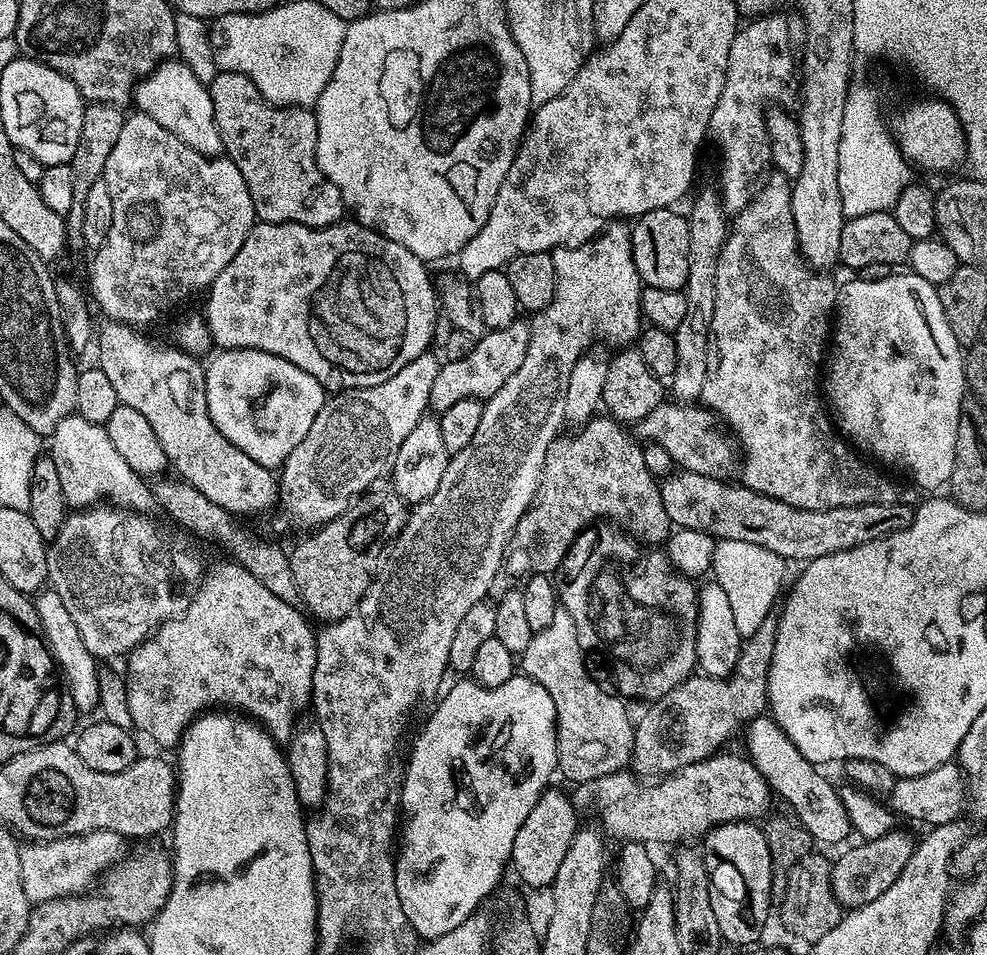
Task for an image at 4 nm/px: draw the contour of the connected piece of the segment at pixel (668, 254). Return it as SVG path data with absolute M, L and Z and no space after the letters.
M675 207L650 210L635 217L632 229L634 266L640 275L641 285L658 290L681 290L690 274L690 226L685 213Z

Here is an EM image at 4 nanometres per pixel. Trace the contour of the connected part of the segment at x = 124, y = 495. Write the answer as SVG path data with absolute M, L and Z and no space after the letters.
M78 415L67 416L58 422L58 426L52 431L50 437L52 449L50 455L54 466L58 466L58 479L62 482L62 494L66 494L66 502L73 509L83 510L93 507L101 502L111 502L121 508L131 508L133 512L151 513L154 508L154 497L149 481L138 473L118 454L114 442L110 442L110 434L107 427L94 422L86 422L86 418Z

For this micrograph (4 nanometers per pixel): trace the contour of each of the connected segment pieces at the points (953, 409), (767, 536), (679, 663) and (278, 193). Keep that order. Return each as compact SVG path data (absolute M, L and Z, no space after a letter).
M911 270L900 271L886 278L878 278L874 282L851 278L845 284L839 285L836 293L834 331L830 336L830 359L826 364L826 404L838 425L839 431L857 449L863 450L869 457L877 456L881 460L881 462L879 461L881 465L893 464L896 468L905 468L912 475L913 482L920 488L943 489L954 470L954 450L959 441L956 439L962 436L962 409L966 403L965 353L950 330L950 322L946 322L946 314L942 314L942 302L937 285L926 282L926 278L917 276Z
M673 471L672 475L659 481L662 506L677 529L689 528L702 531L717 541L738 539L741 542L752 542L765 550L773 551L785 562L800 560L807 562L814 558L826 558L826 554L838 554L842 550L854 550L854 546L866 546L866 542L874 542L883 536L894 534L898 530L906 530L914 515L913 505L905 502L889 502L887 504L859 504L858 506L842 506L830 510L806 510L795 508L789 504L774 500L769 496L758 494L744 487L743 483L723 484L723 479L715 476L703 476L697 472Z
M615 527L605 528L608 528L605 532L597 534L596 545L589 550L580 569L559 585L558 600L570 618L574 618L574 630L585 653L601 652L613 660L612 668L617 672L615 691L624 698L633 696L643 702L655 702L697 671L698 588L683 571L669 565L663 551L649 550Z
M217 72L212 83L208 85L208 99L214 102L214 122L218 126L227 159L232 160L234 166L238 166L250 190L257 221L328 228L345 219L346 209L342 194L338 186L334 186L334 182L325 178L316 161L318 126L315 111L306 108L278 108L275 104L269 104L258 86L254 86L250 78L237 72Z

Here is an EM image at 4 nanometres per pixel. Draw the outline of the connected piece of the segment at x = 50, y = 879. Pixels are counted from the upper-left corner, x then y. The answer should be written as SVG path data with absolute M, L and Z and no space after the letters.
M94 831L80 836L53 837L49 839L50 842L42 842L30 847L26 844L21 845L19 866L23 890L29 903L52 901L54 898L77 895L89 889L107 866L123 859L126 847L124 848L122 839L124 839L123 835L119 832Z

